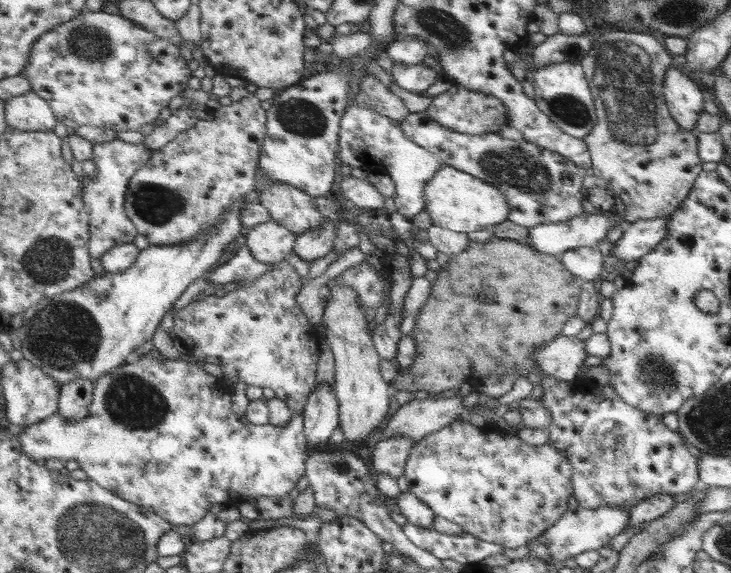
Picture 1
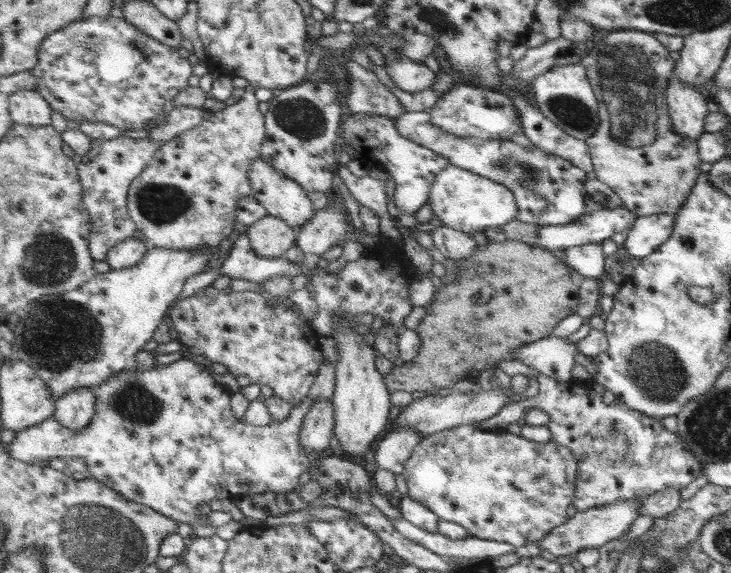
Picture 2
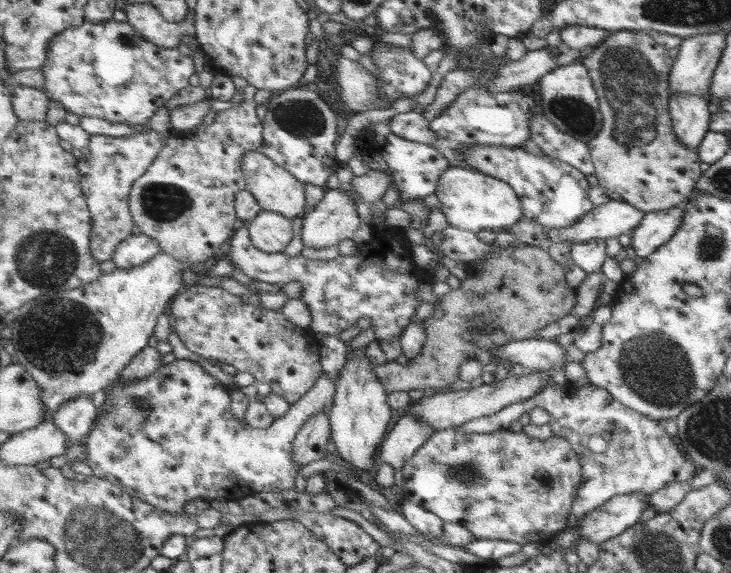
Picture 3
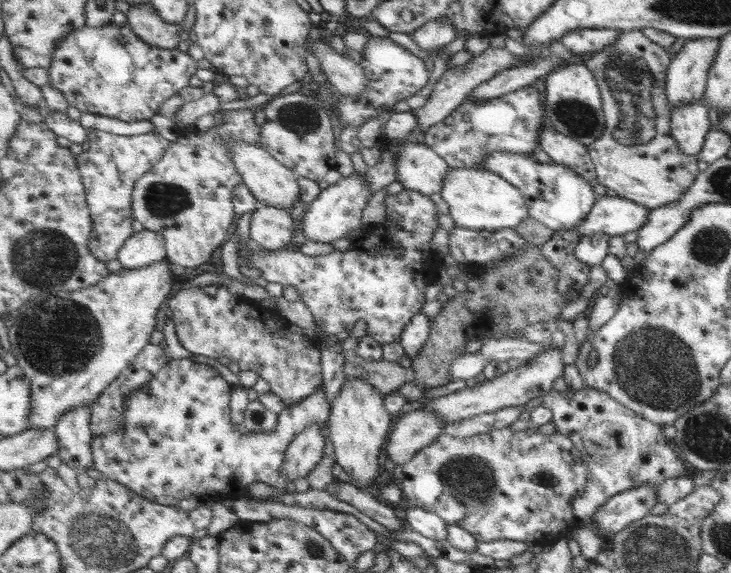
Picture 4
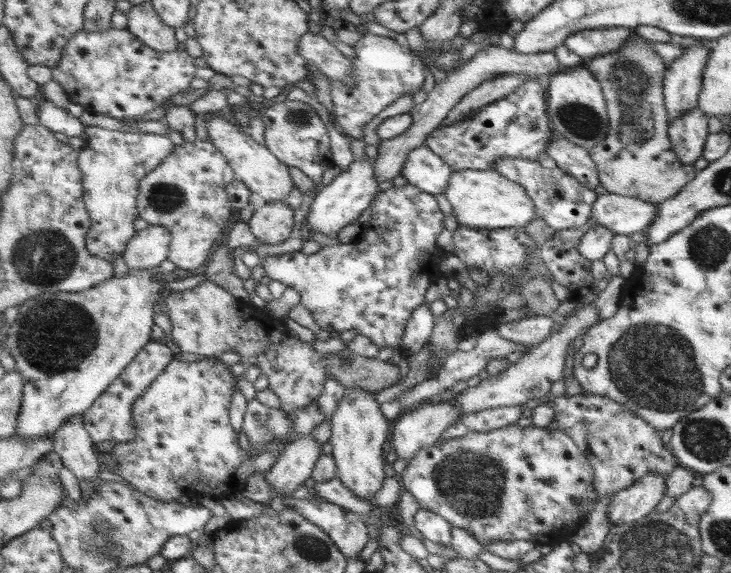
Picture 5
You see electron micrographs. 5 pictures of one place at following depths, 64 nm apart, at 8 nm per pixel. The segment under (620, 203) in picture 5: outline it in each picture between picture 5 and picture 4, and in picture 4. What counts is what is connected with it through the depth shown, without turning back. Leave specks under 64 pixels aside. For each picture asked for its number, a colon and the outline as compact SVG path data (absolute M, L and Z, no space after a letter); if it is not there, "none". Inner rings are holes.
4: M599 192L597 202L591 206L591 212L585 216L581 226L575 230L581 232L581 236L589 236L593 232L605 232L609 236L623 236L629 232L639 232L641 226L645 226L649 208L631 202L627 198L619 198L615 194Z

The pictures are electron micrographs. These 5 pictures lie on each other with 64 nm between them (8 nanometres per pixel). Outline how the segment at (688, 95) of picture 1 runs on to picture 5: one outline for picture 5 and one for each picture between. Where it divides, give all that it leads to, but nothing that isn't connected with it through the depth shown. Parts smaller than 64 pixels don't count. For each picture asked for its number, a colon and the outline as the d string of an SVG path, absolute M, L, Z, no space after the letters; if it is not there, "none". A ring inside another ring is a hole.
2: M671 78L665 100L669 106L673 132L689 142L697 142L699 136L703 134L705 116L709 114L705 102L707 96L699 94L697 90L685 88L677 78Z
3: M671 96L669 114L671 114L671 134L689 150L697 152L703 136L709 132L709 112L707 98L697 96Z
4: M689 104L671 110L669 122L669 138L679 146L685 156L697 158L705 136L709 134L709 120L707 120L707 106Z
5: M699 108L689 110L681 118L675 118L667 128L671 152L683 166L693 166L703 156L703 144L707 140L707 118Z

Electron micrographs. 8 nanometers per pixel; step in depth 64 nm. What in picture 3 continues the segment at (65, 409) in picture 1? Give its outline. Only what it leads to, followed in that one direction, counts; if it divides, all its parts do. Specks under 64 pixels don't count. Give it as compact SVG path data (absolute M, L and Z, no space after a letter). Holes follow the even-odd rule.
M77 398L75 402L65 404L55 414L55 424L65 432L69 438L67 448L67 462L73 466L75 462L87 464L89 452L87 452L87 438L91 436L91 430L97 424L97 402L91 398Z

